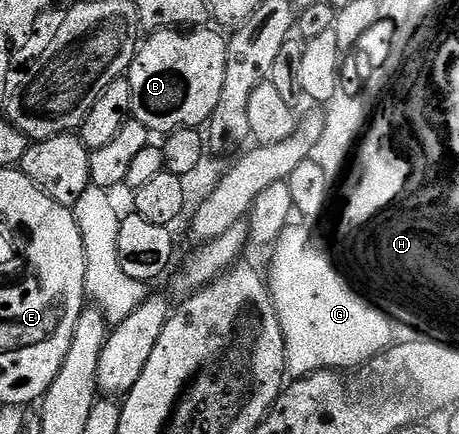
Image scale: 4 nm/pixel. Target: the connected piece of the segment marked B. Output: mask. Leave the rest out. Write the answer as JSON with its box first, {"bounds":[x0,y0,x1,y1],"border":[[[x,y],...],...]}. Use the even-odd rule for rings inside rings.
{"bounds":[126,29,227,133],"border":[[[168,29],[166,31],[156,31],[146,36],[147,40],[142,40],[141,46],[136,50],[135,60],[131,66],[127,68],[126,78],[129,81],[129,97],[131,98],[131,114],[130,118],[141,121],[141,125],[147,127],[148,132],[163,131],[162,133],[170,133],[179,127],[202,128],[207,120],[211,118],[213,109],[217,109],[217,100],[221,98],[221,85],[225,81],[225,57],[227,56],[227,39],[219,36],[215,31],[207,31],[208,29],[191,29],[184,33],[179,29]]]}

